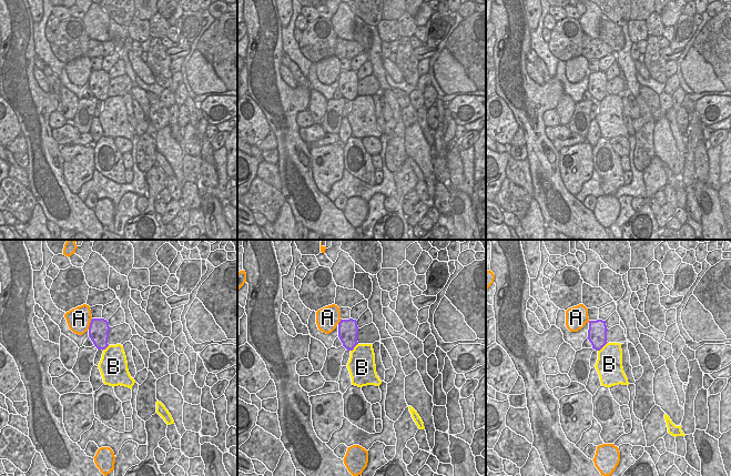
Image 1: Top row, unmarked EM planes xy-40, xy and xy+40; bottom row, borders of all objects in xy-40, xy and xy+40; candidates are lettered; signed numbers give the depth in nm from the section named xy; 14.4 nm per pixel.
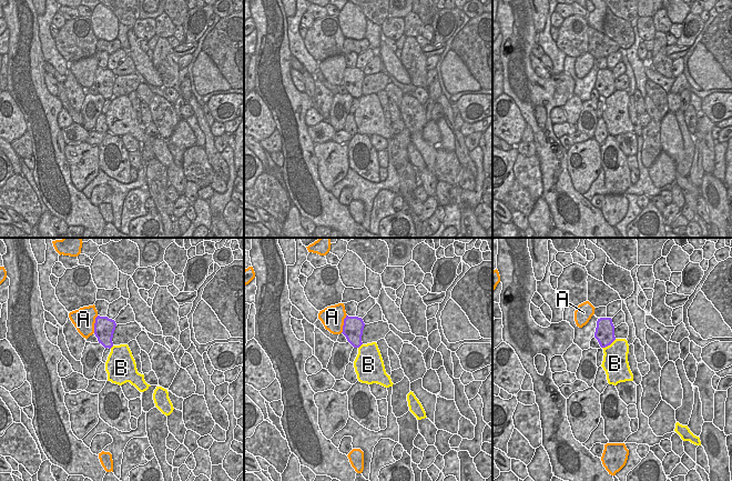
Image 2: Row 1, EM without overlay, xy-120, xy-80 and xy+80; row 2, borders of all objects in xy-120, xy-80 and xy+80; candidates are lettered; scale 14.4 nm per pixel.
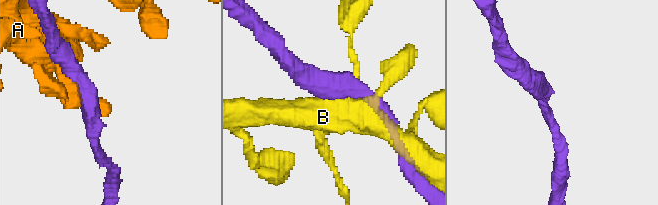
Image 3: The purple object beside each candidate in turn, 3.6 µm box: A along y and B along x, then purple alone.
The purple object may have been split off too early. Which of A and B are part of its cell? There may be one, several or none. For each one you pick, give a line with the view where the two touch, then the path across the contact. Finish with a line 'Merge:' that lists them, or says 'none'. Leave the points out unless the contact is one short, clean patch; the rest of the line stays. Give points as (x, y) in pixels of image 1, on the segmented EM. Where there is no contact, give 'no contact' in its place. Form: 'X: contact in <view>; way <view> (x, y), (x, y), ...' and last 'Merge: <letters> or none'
Merge: none

